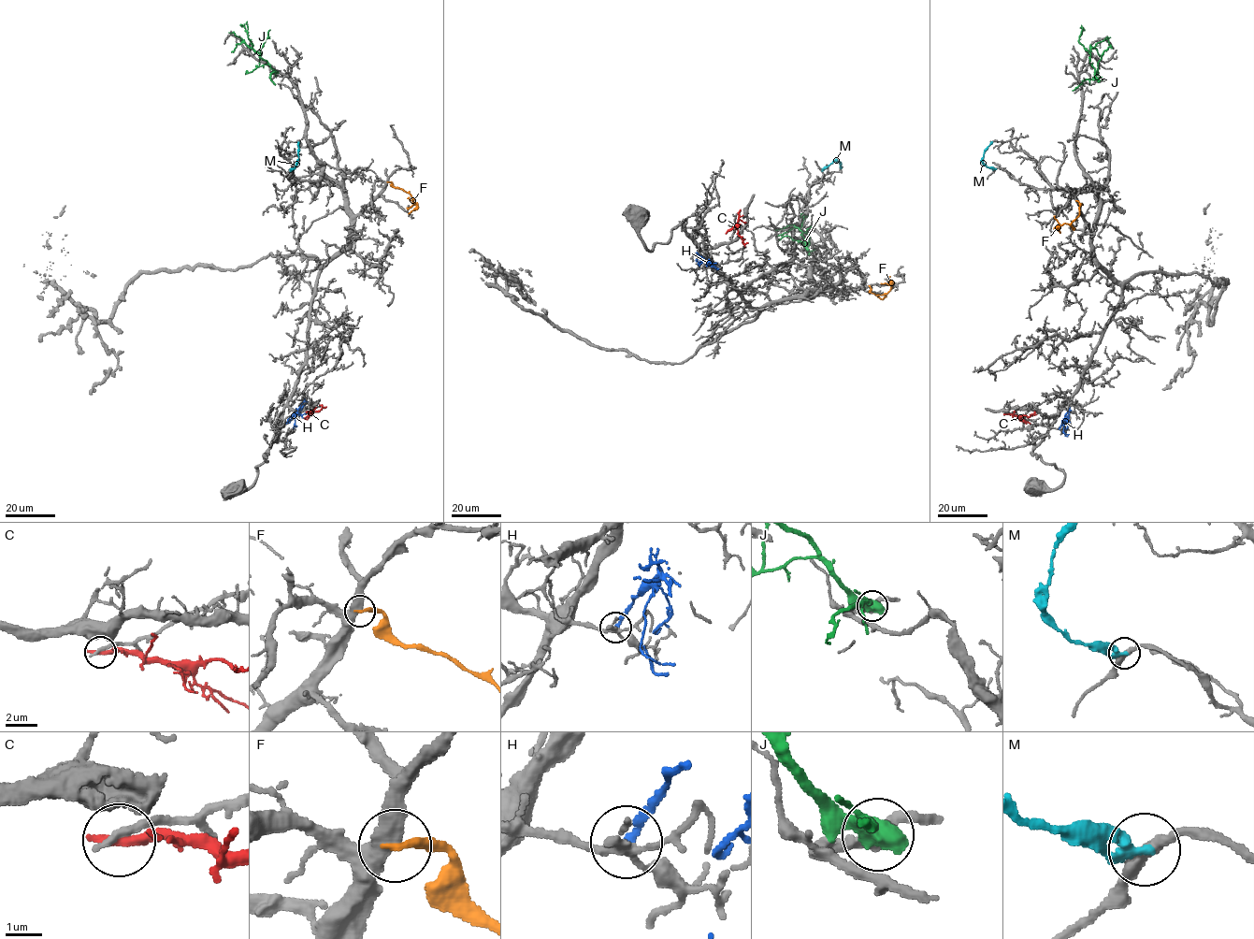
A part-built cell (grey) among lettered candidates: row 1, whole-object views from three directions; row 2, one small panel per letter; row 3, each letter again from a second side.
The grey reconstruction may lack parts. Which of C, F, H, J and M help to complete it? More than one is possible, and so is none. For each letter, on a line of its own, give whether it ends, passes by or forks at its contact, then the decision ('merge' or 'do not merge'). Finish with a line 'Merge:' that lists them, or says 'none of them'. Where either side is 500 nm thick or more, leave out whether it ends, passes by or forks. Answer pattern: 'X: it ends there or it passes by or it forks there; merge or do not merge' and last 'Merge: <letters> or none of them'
C: it ends there; do not merge
F: it ends there; do not merge
H: it ends there; do not merge
J: do not merge
M: it ends there; do not merge
Merge: none of them

